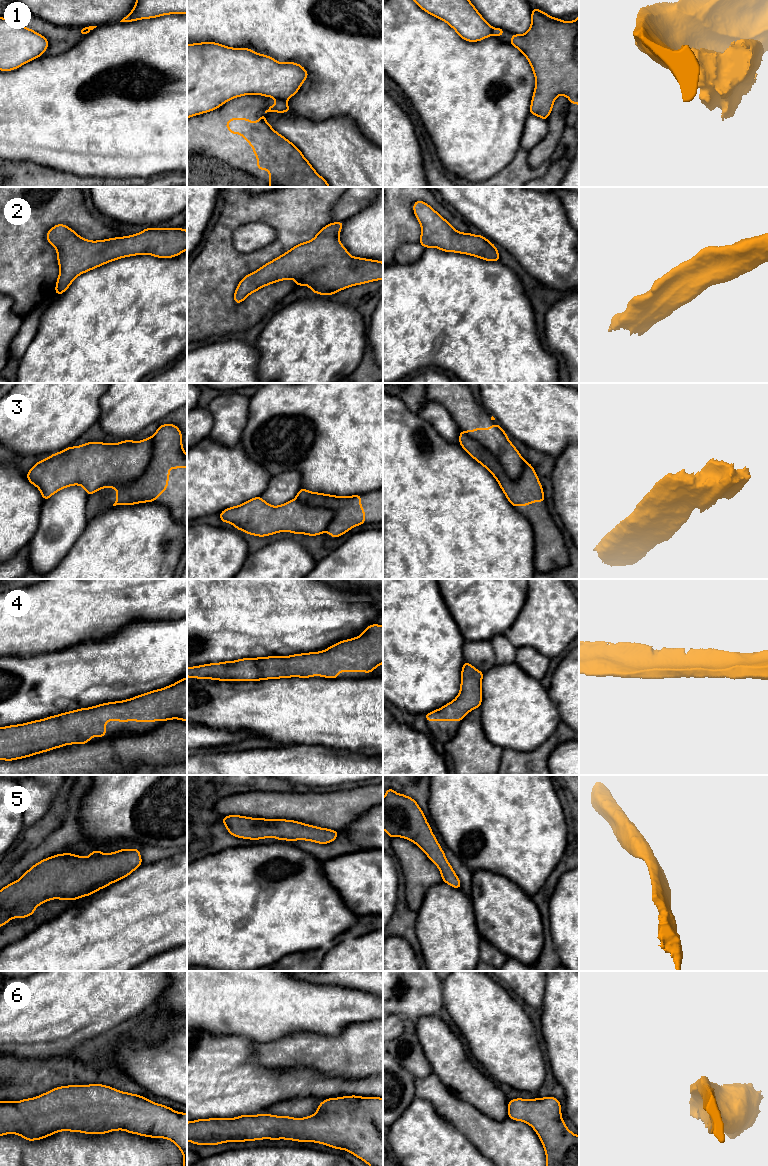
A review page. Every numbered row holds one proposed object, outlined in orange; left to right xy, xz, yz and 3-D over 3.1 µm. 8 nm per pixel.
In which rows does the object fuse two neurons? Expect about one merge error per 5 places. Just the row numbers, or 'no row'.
1, 3

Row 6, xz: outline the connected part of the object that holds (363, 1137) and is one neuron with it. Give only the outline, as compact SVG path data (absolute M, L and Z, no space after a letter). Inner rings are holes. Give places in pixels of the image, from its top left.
M356 1095L328 1098L319 1104L315 1114L304 1118L258 1114L187 1122L187 1141L196 1145L262 1139L320 1143L346 1150L369 1166L383 1166L383 1098Z

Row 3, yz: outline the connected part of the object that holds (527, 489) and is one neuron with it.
M462 430L459 434L459 443L464 451L494 476L513 507L545 502L543 487L530 463L524 460L520 477L513 480L506 474L502 464L490 450Z

